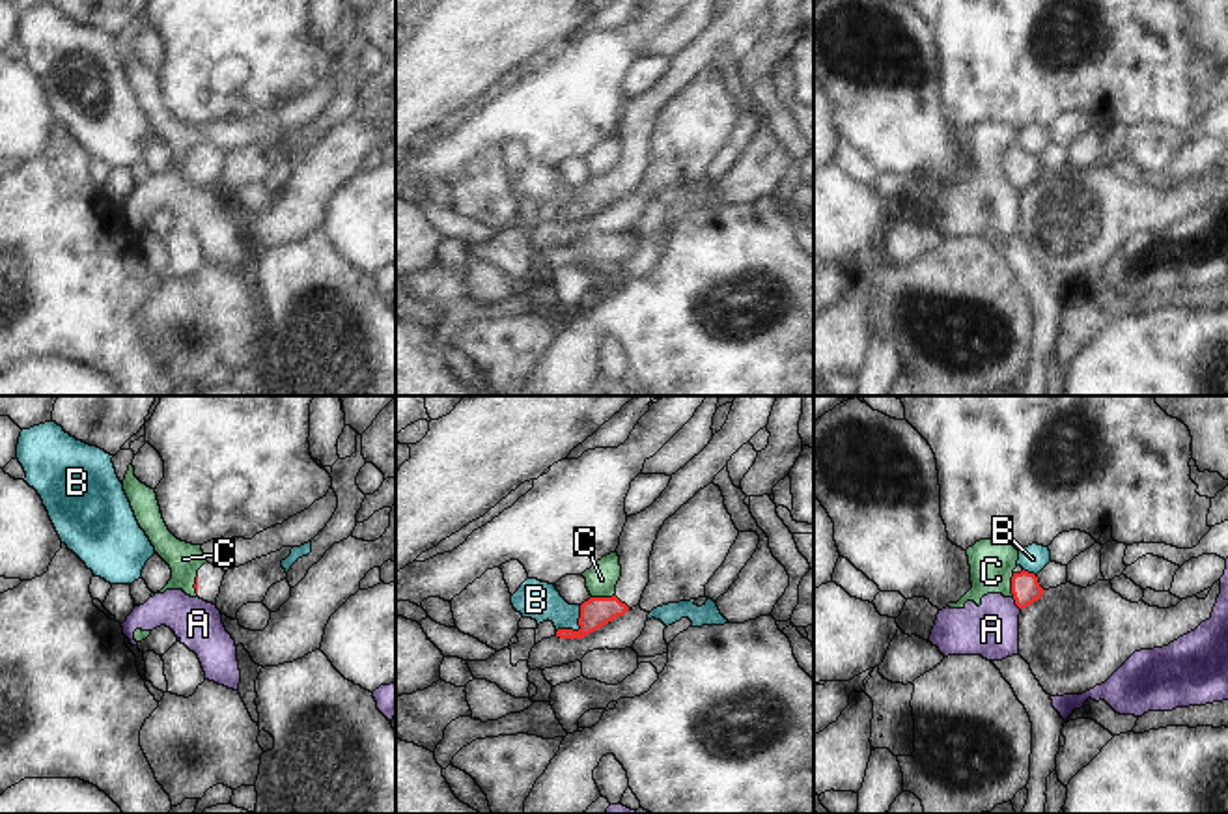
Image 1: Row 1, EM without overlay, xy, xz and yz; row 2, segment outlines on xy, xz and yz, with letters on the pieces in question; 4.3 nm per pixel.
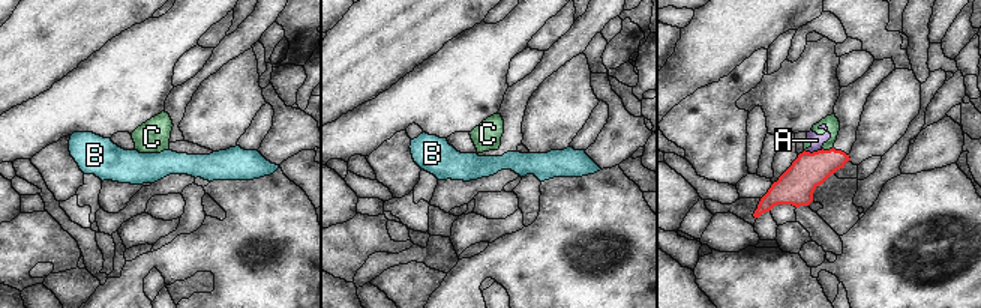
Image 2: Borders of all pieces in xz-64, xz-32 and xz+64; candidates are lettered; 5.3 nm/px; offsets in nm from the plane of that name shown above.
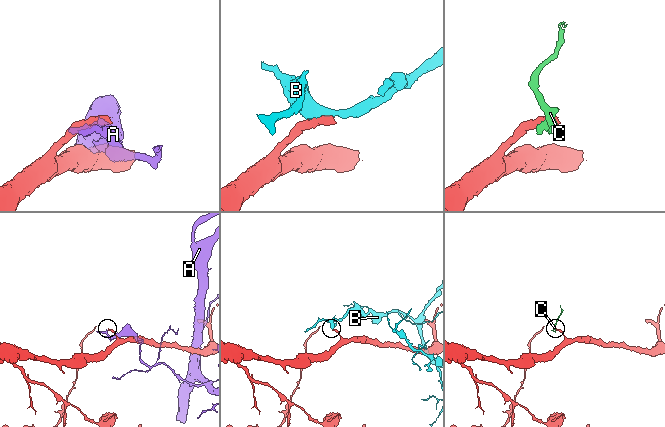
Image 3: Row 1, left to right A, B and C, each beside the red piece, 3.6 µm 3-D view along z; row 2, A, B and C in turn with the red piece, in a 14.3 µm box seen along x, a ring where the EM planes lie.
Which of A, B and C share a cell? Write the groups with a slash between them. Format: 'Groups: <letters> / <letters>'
Groups: A C / B

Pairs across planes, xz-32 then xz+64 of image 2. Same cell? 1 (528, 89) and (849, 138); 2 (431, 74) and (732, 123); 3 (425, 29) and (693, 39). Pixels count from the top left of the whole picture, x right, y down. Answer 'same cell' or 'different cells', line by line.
1: same cell
2: different cells
3: same cell

